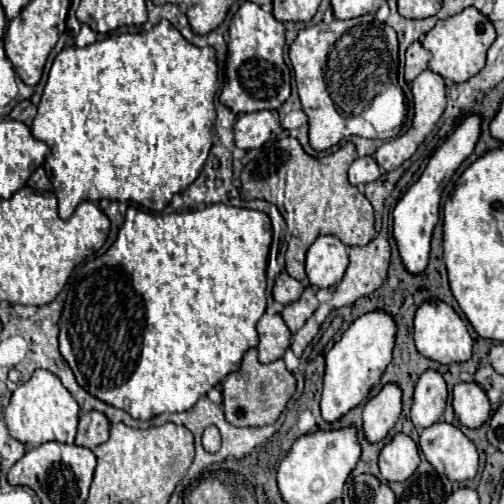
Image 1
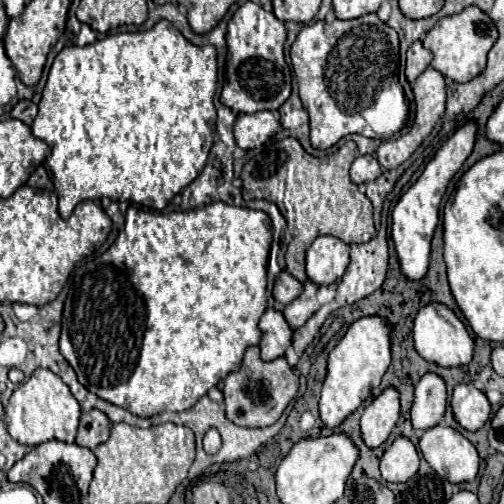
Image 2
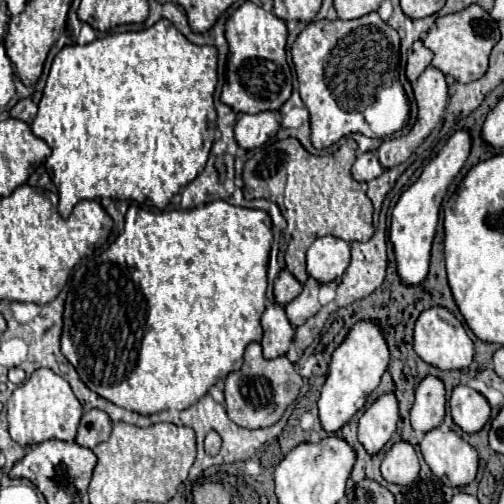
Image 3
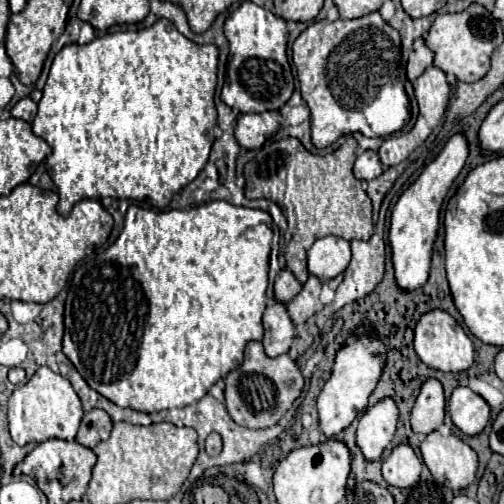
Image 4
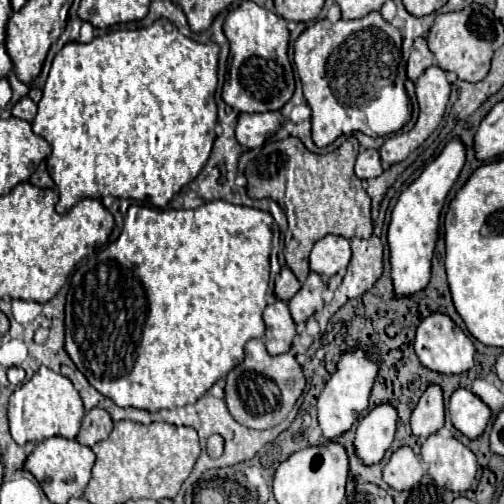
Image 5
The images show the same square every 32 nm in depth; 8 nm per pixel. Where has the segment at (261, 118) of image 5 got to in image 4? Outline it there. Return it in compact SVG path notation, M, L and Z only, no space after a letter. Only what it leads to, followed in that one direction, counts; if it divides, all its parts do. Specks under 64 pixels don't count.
M278 112L240 114L236 120L236 140L242 148L260 148L282 126Z

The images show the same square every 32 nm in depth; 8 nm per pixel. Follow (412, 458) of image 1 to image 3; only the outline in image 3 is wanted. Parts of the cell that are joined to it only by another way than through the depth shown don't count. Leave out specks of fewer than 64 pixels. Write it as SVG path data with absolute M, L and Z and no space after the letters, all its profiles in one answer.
M410 442L394 444L382 460L382 476L390 484L408 486L420 474L420 460Z

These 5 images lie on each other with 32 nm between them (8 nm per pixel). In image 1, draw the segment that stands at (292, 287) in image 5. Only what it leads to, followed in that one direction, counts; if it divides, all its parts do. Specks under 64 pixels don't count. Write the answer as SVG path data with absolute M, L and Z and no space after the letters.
M286 270L278 274L276 284L274 284L274 300L280 304L292 304L294 300L300 298L300 294L304 292L304 284L298 282L296 278L292 278Z

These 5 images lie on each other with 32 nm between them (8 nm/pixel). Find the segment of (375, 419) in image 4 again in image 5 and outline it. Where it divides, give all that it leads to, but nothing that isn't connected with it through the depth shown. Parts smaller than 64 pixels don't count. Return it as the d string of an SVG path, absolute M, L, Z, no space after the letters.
M390 404L376 406L364 416L356 428L354 448L360 464L378 464L390 448L396 432L396 410Z

